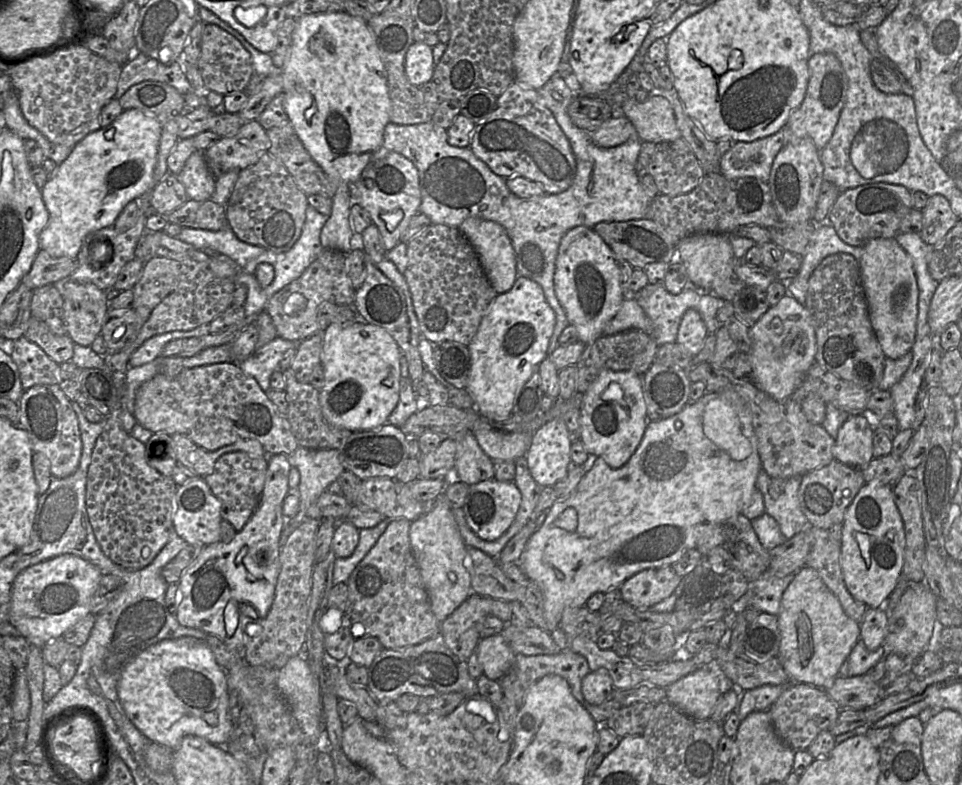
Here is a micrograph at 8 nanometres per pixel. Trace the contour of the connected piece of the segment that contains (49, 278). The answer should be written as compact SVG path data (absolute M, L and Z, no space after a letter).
M40 249L29 272L22 278L21 283L34 290L67 278L76 267L76 259L52 257L46 251Z

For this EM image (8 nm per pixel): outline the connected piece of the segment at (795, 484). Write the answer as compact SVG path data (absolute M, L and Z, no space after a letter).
M762 469L757 476L756 488L763 495L765 513L777 521L786 539L808 527L807 518L798 499L800 483L801 476L787 479L772 478Z

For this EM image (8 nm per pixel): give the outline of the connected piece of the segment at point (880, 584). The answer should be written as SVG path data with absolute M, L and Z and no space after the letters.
M864 483L842 522L840 565L844 583L859 603L881 608L902 576L905 534L891 486Z

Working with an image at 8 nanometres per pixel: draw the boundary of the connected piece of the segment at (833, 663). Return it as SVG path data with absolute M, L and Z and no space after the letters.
M804 566L783 592L777 615L778 659L790 683L828 690L839 668L860 640L860 624L848 617L837 597L824 585L816 570Z

